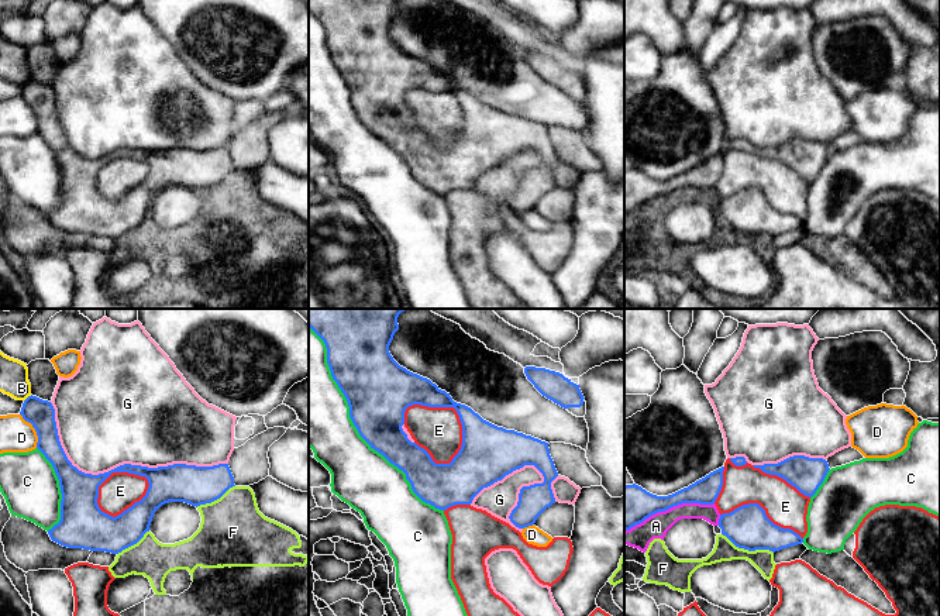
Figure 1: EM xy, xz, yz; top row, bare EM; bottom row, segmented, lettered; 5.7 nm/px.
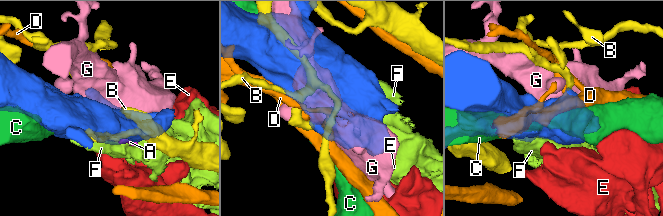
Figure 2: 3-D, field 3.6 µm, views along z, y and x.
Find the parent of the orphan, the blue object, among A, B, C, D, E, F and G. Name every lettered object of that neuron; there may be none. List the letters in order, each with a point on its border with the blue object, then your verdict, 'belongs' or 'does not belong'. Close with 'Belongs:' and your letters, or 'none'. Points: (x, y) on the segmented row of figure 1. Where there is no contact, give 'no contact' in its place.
A: meets blue in yz at (668, 508); does not belong
B: meets blue in xy at (27, 398); does not belong
C: meets blue in xz at (354, 424); does not belong
D: meets blue in xy at (35, 430); does not belong
E: meets blue in xz at (457, 412); belongs
F: meets blue in yz at (747, 549); does not belong
G: meets blue in xy at (119, 467); does not belong
Belongs: E

